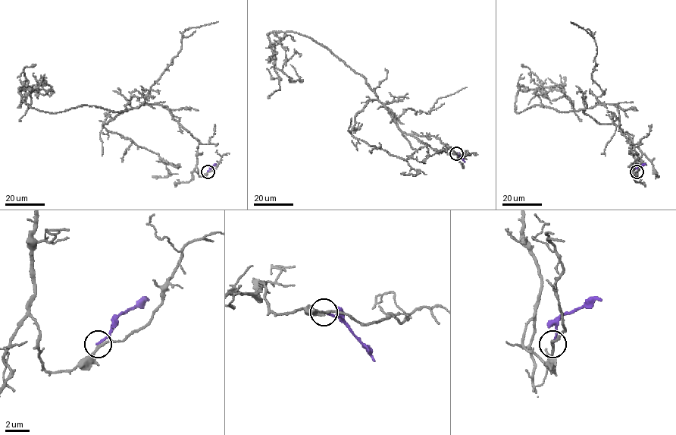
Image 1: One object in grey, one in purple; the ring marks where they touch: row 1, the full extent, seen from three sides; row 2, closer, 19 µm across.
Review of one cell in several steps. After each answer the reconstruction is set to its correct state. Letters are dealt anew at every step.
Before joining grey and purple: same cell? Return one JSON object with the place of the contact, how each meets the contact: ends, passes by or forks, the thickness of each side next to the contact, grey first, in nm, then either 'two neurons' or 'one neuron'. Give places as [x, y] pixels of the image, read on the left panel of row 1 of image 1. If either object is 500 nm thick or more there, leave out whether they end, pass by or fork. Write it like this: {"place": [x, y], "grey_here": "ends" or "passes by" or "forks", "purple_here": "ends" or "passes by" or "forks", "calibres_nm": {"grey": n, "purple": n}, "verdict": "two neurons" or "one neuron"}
{"place": [208, 171], "grey_here": "passes by", "purple_here": "ends", "calibres_nm": {"grey": 200, "purple": 170}, "verdict": "two neurons"}

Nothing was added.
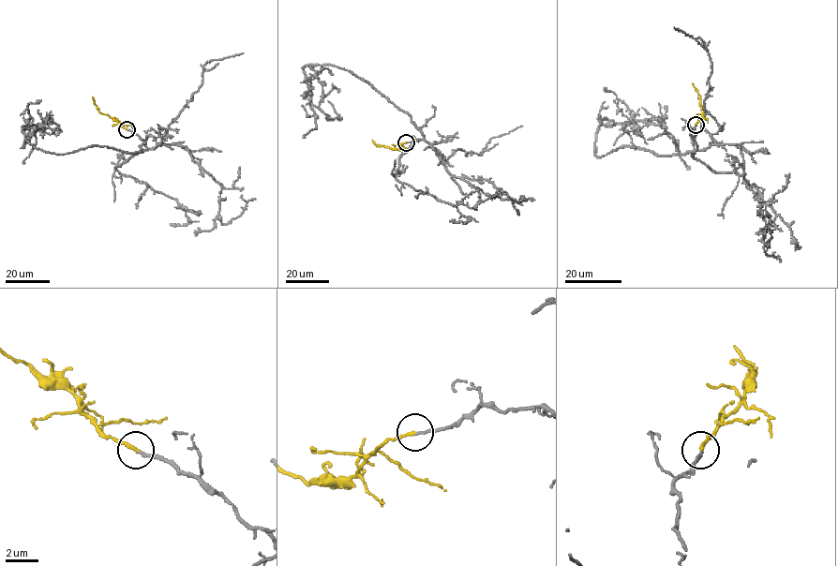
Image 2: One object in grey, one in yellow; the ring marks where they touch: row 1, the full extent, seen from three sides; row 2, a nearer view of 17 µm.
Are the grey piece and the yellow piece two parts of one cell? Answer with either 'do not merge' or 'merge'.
merge

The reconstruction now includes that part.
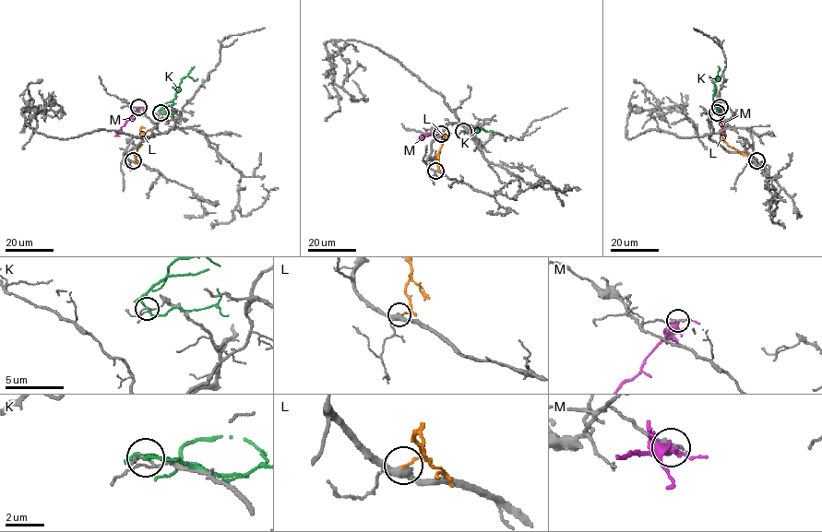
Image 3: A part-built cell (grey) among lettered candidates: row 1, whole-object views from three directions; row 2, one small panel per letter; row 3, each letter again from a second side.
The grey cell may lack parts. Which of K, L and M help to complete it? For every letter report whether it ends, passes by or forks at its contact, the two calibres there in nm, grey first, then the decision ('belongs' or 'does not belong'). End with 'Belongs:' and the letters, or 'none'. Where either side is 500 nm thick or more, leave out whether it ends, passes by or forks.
K: it forks; calibres 80 and 130 nm; does not belong
L: it ends; calibres 320 and 120 nm; does not belong
M: it forks; calibres 190 and 320 nm; does not belong
Belongs: none

